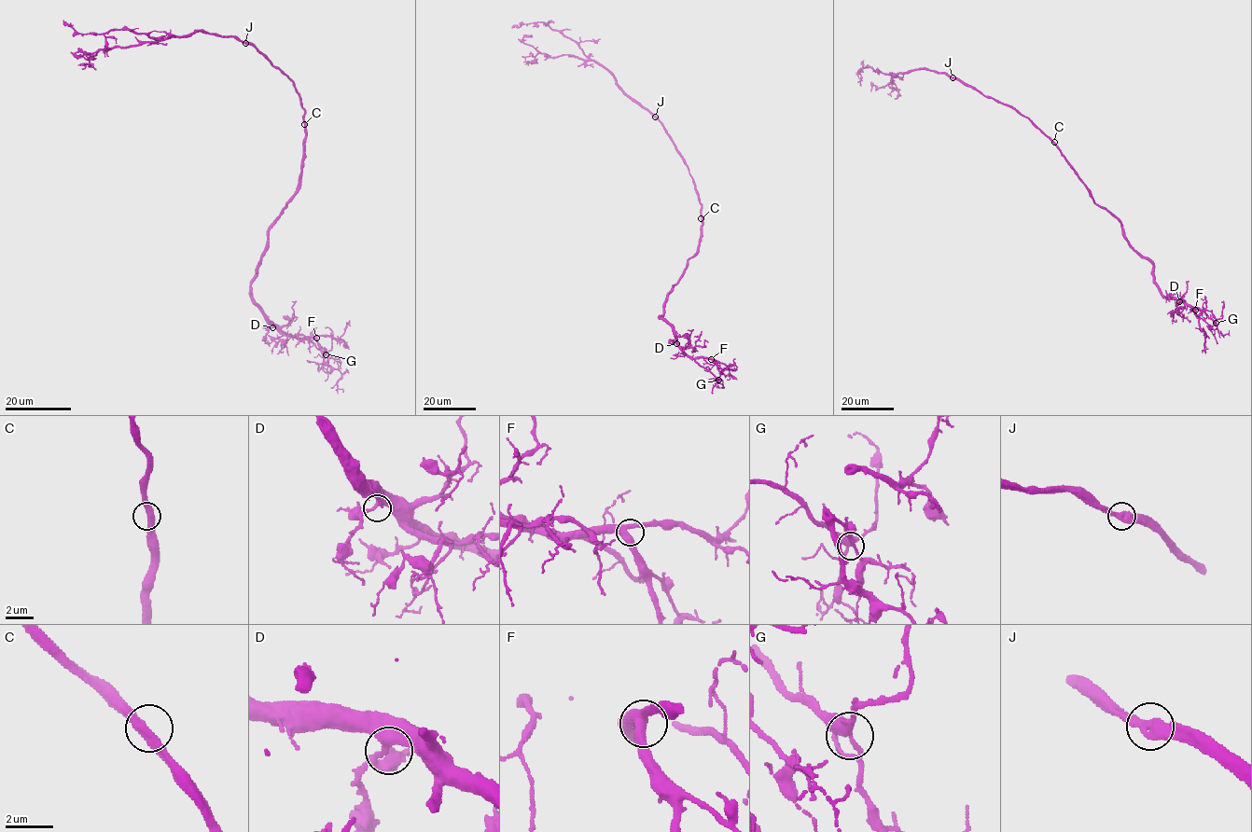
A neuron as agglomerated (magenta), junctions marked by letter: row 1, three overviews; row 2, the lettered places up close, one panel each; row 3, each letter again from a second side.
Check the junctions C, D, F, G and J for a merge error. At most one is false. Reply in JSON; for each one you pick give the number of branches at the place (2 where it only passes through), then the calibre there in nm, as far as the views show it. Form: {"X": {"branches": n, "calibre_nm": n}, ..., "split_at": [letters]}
{"split_at": []}

